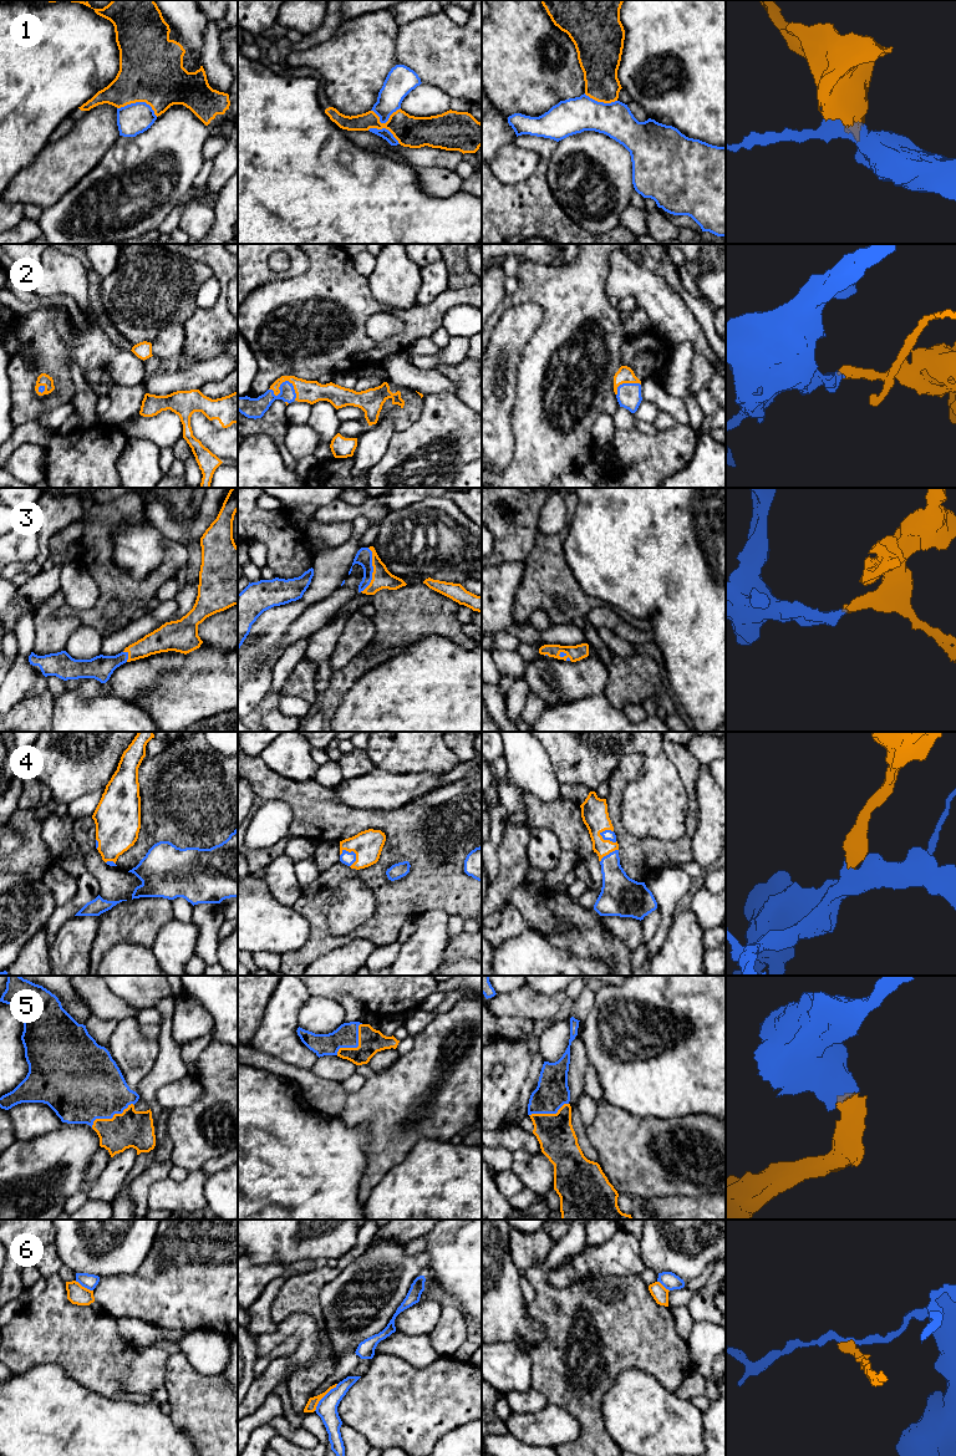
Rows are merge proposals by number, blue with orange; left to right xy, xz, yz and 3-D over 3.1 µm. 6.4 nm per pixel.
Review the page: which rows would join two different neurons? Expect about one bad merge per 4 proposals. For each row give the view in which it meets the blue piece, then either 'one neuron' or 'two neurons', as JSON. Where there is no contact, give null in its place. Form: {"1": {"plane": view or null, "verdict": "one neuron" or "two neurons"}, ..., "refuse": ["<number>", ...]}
{"1": {"plane": "xy", "verdict": "two neurons"}, "2": {"plane": "xz", "verdict": "one neuron"}, "3": {"plane": "xz", "verdict": "one neuron"}, "4": {"plane": "yz", "verdict": "one neuron"}, "5": {"plane": "xy", "verdict": "one neuron"}, "6": {"plane": "xz", "verdict": "two neurons"}, "refuse": ["1", "6"]}

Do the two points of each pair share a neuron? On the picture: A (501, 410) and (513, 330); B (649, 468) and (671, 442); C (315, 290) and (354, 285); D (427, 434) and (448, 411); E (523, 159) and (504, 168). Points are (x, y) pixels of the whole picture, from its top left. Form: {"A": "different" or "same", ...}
{"A": "same", "B": "same", "C": "same", "D": "same", "E": "same"}

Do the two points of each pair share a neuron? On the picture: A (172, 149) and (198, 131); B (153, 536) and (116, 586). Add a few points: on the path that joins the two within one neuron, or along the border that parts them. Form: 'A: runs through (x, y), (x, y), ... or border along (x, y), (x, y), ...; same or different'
A: runs through (178, 143), (192, 132); same
B: border along (113, 545), (113, 560), (135, 578), (156, 569); different

